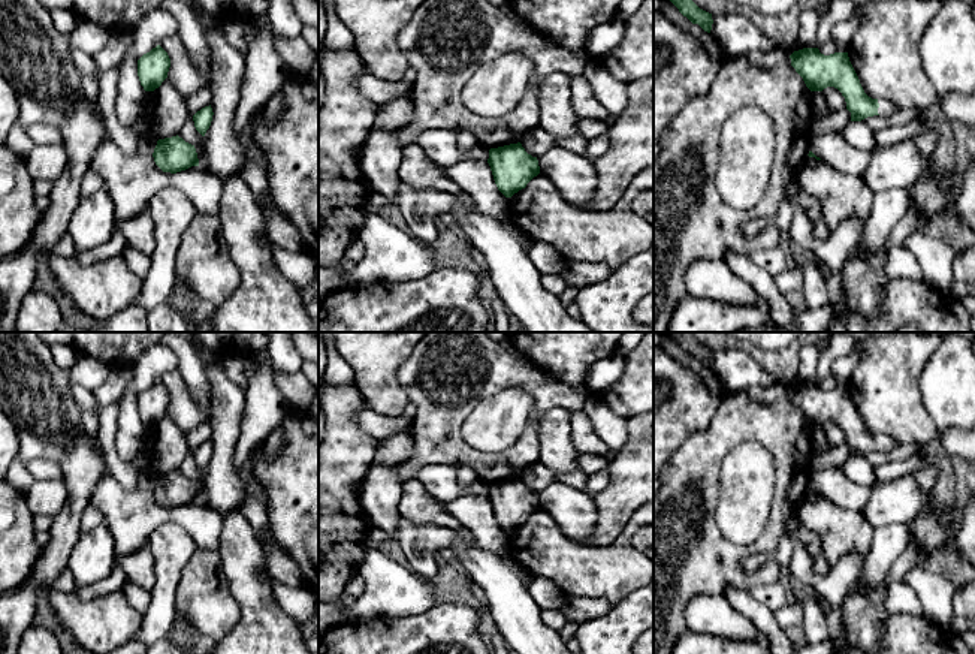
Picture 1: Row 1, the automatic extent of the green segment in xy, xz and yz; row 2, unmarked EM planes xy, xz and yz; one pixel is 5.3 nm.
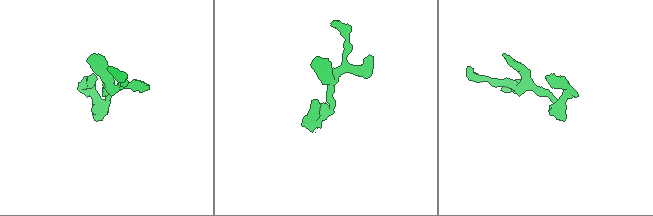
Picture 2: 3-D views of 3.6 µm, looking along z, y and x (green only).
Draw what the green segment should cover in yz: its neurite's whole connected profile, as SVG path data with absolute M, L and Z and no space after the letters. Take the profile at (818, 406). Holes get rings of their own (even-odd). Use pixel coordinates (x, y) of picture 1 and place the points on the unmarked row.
M803 383L791 391L791 401L803 413L811 427L822 427L827 422L837 424L851 447L851 456L867 452L888 452L897 447L896 441L884 434L869 433L849 397L848 388L824 391L818 383Z

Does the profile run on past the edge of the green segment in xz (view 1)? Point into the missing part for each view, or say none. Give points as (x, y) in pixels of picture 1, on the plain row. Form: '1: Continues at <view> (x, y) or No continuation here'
1: No continuation here

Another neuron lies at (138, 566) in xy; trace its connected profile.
M148 546L129 555L115 555L115 564L124 570L130 584L136 584L145 590L151 590L156 585L154 557Z

